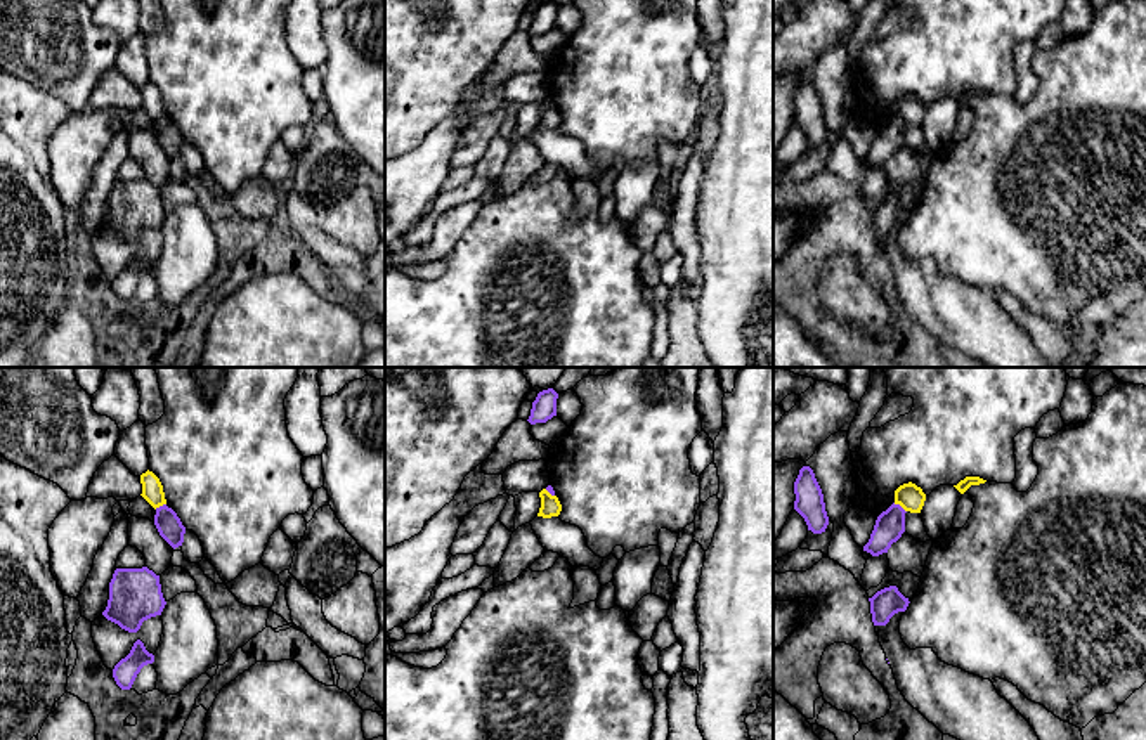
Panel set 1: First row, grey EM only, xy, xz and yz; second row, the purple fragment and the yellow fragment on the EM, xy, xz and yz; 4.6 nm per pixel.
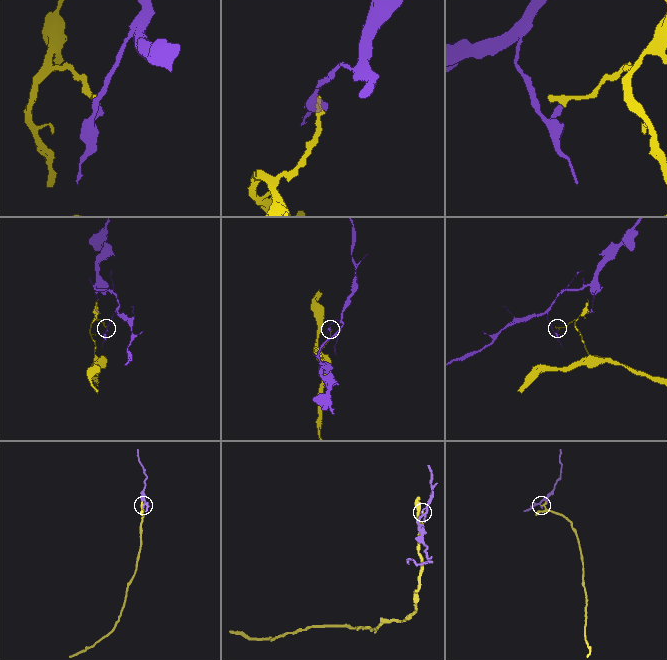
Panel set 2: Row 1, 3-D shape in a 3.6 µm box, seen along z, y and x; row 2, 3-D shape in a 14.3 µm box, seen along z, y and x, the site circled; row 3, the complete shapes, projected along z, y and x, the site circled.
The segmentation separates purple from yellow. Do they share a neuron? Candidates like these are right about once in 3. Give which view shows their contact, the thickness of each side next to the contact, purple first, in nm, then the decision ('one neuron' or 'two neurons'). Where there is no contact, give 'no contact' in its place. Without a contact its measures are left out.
contact in yz; calibres 140 and 120 nm; two neurons

